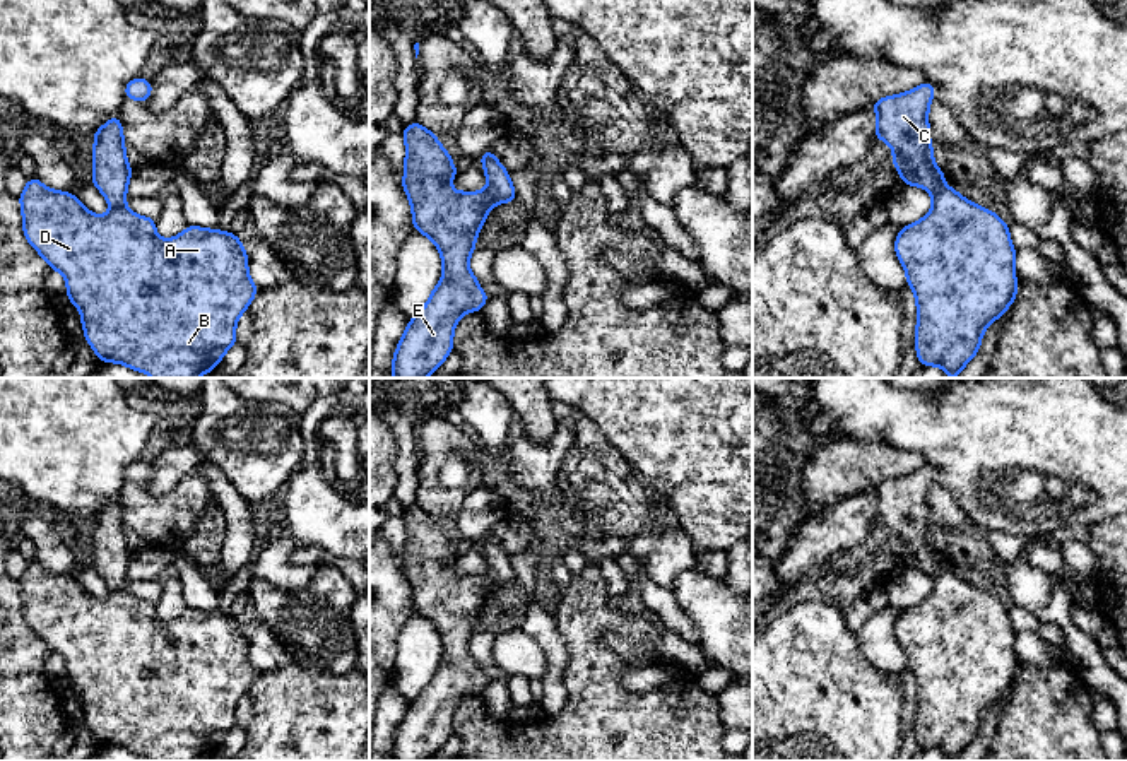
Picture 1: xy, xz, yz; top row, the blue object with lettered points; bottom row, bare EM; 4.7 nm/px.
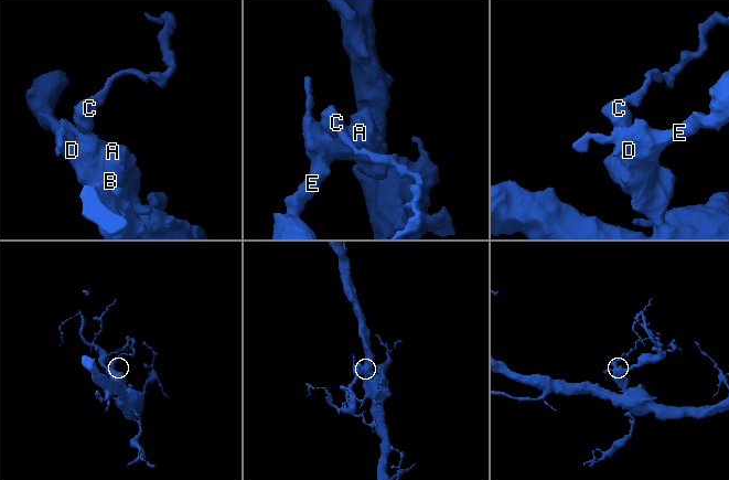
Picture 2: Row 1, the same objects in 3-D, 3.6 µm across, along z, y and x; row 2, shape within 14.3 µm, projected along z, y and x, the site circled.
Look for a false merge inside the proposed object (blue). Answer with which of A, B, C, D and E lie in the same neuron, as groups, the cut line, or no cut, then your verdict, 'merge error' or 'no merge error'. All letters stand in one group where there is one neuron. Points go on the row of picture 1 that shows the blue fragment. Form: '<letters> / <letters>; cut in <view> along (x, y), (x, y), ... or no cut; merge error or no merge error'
A B C D E; no cut; no merge error

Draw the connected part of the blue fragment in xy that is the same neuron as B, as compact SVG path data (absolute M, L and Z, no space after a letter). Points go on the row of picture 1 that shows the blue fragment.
M120 116L94 132L91 183L106 197L109 212L96 215L68 192L44 186L36 176L19 195L22 229L27 243L67 280L67 298L80 310L84 337L101 363L120 363L152 378L198 378L214 371L231 345L238 342L236 323L260 291L248 274L248 255L233 233L186 226L181 234L162 239L156 219L127 209L132 166L125 156Z

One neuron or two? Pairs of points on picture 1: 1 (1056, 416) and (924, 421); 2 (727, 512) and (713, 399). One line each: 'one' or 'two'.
1: one
2: one

